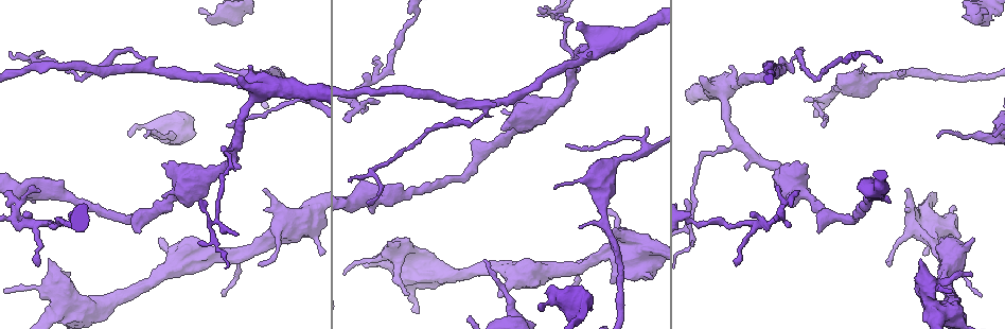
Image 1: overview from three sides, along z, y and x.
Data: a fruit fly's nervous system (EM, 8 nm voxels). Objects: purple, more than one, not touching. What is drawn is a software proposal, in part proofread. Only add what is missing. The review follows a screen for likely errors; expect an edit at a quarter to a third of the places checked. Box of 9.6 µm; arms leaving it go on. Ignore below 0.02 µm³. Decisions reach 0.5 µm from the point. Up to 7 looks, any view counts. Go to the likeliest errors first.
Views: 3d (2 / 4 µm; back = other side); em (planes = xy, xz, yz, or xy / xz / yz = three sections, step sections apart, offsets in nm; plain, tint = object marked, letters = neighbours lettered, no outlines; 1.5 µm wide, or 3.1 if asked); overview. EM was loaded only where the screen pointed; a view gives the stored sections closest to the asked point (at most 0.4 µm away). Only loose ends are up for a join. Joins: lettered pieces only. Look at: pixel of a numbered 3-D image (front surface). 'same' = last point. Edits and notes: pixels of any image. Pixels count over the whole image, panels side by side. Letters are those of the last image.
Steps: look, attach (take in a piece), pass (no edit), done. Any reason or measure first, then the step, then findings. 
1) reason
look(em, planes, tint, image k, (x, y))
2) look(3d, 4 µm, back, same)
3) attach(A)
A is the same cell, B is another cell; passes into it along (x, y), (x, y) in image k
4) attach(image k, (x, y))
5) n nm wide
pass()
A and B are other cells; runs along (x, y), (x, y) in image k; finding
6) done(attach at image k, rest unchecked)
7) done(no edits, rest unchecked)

tapers out
look(em, planes, tint, image 1, (375, 60))

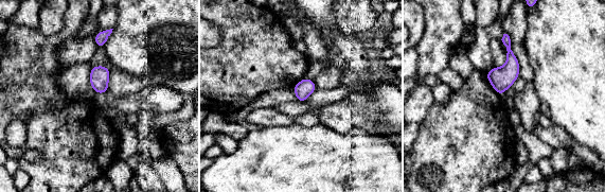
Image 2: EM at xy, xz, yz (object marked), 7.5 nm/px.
look(em, planes, letters, same)

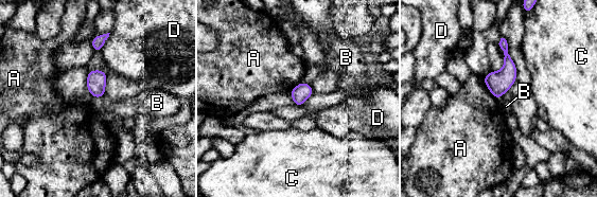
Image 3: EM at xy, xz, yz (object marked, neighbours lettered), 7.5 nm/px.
pass()
A, B, C and D are other cells; border along (110, 33), (101, 51) in image 3; none of them fits

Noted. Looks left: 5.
branch stops here
look(3d, 2 µm, back, image 1, (970, 19))

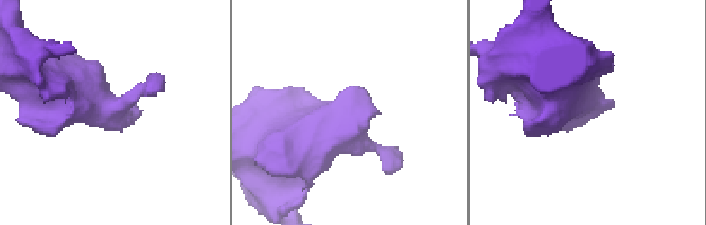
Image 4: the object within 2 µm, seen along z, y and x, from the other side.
look(em, xz, step 4, tint, image 4, (140, 113))

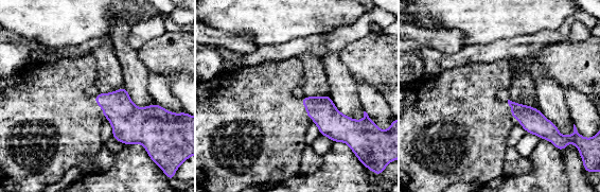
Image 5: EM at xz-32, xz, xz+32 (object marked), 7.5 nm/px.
cut it another way
look(em, yz, step 4, letters, same)

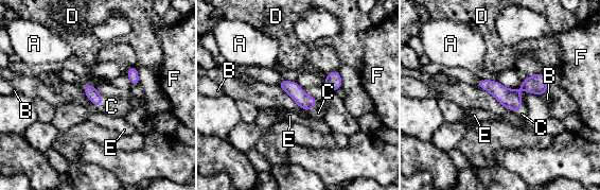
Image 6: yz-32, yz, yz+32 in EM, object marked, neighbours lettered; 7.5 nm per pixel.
attach(C)
C is the same cell, A, B, D, E and F are other cells; passes into it along (304, 101), (313, 108), (318, 113) in image 6; it goes on there

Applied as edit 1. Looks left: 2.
look(em, planes, letters, image 1, (263, 189))

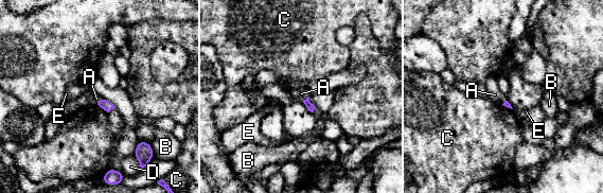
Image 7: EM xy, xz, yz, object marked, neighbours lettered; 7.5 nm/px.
attach(A)
A is the same cell, B, C, D and E are other cells; passes into it along (309, 106), (306, 99), (301, 93) in image 7; it goes on there

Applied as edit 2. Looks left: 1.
done(attach at image 6, attach at image 7, rest unchecked)

